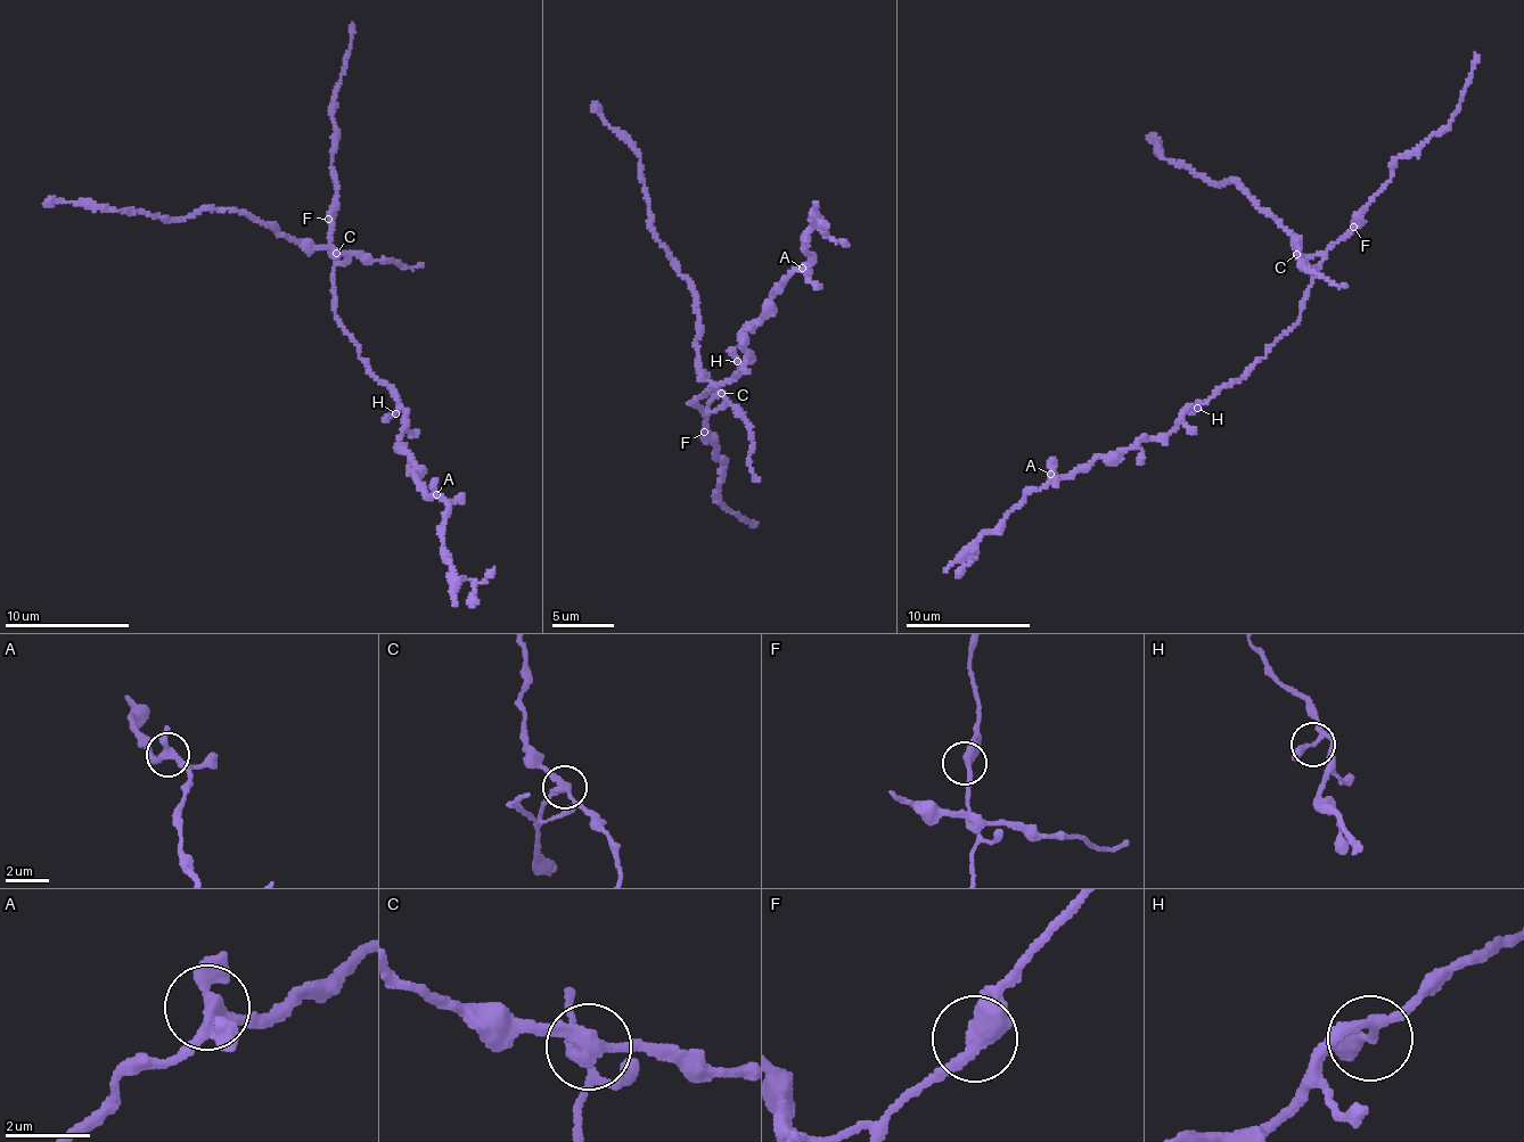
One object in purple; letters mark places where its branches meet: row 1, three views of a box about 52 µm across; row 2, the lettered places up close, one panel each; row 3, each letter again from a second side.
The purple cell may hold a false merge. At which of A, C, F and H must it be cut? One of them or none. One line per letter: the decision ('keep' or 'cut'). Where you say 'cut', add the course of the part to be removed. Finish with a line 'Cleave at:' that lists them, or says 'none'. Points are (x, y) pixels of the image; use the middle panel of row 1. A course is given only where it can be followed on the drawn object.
A: keep
C: cut | (722, 392), (704, 377), (696, 339), (698, 320), (687, 281), (652, 224), (640, 159), (592, 101)
F: keep
H: keep
Cleave at: C

